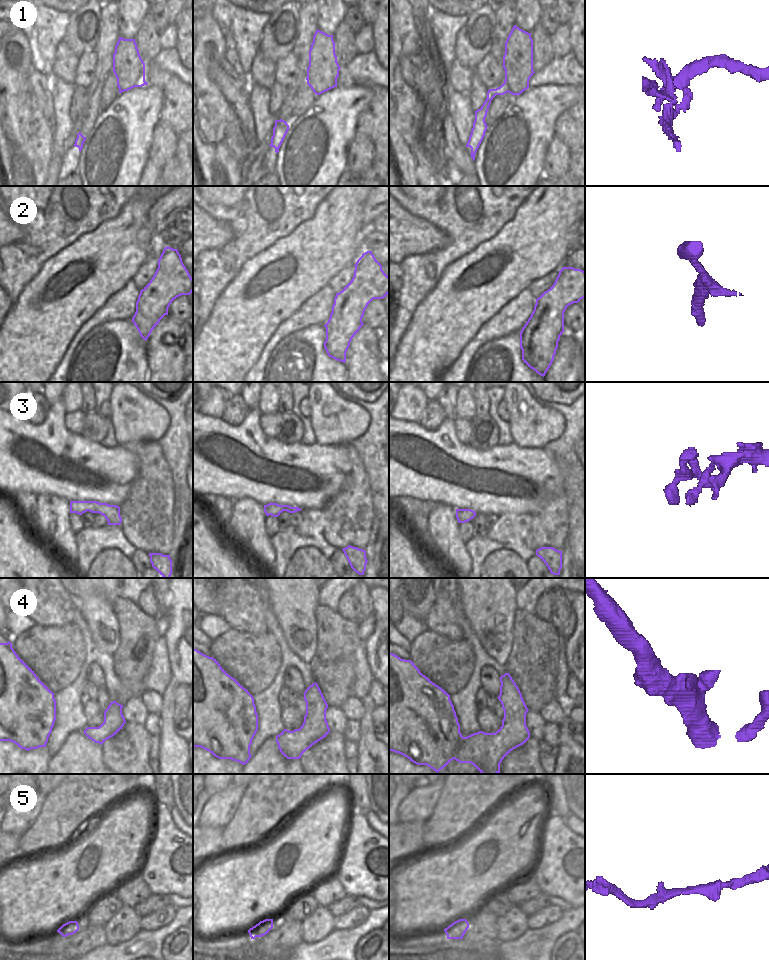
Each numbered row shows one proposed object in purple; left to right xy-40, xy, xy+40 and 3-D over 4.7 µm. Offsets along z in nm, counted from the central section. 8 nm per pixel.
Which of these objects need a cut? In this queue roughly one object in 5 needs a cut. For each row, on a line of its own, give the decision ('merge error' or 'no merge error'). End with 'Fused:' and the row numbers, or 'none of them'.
1: merge error
2: no merge error
3: no merge error
4: no merge error
5: no merge error
Fused: 1

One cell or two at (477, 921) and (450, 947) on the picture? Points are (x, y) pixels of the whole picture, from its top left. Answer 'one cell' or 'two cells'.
two cells

